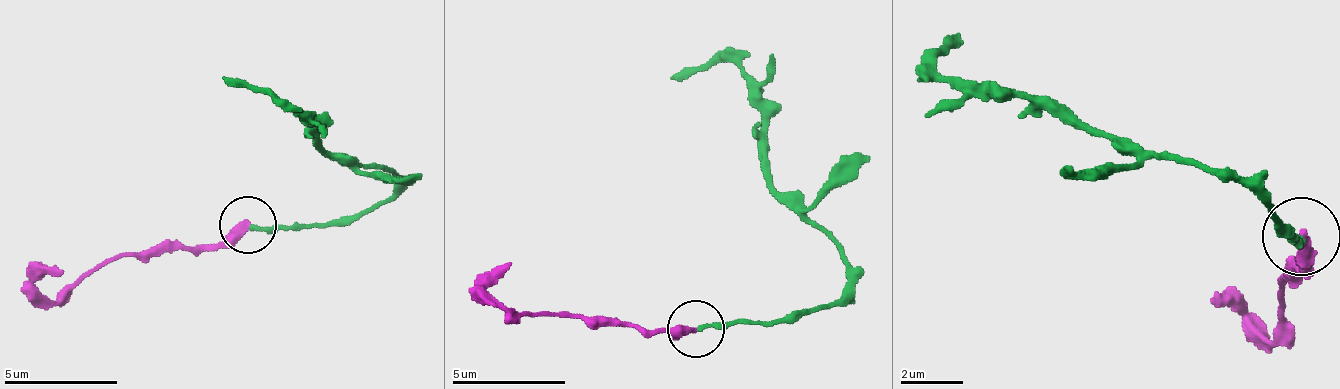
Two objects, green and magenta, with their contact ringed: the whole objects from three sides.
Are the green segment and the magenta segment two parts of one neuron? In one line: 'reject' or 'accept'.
accept

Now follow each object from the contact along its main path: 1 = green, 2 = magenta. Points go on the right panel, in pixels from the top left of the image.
1: (1303, 234), (1295, 242), (1249, 188), (1132, 157), (1109, 133), (1023, 94), (961, 94), (938, 56), (961, 32)
2: (1303, 234), (1303, 265), (1287, 281), (1280, 335), (1210, 296)

